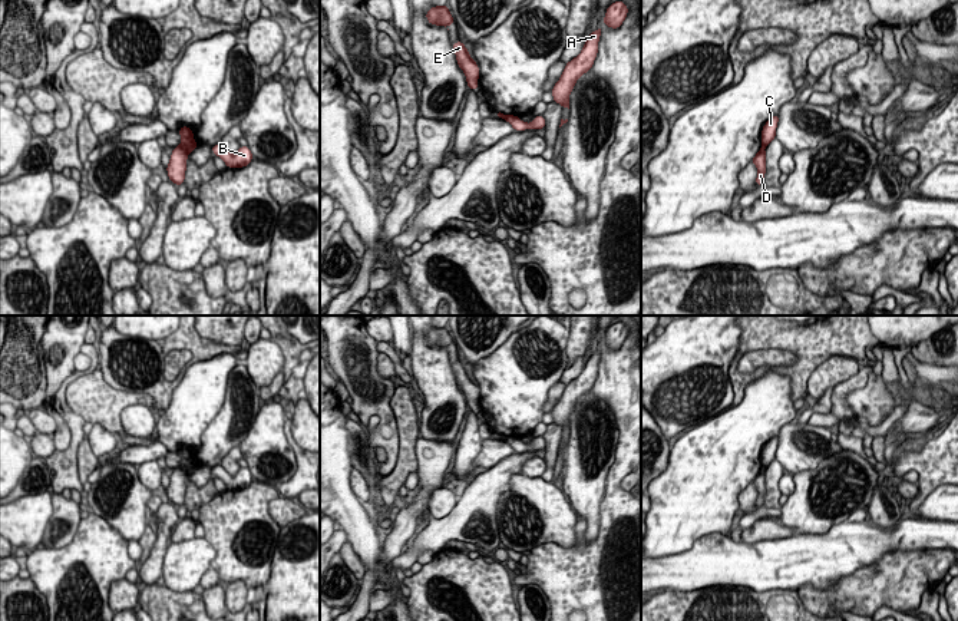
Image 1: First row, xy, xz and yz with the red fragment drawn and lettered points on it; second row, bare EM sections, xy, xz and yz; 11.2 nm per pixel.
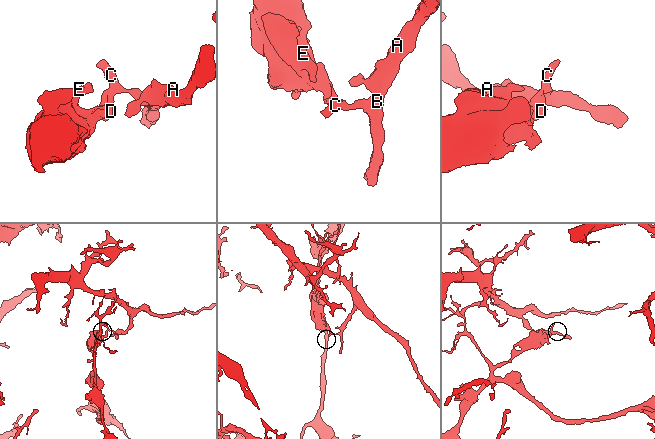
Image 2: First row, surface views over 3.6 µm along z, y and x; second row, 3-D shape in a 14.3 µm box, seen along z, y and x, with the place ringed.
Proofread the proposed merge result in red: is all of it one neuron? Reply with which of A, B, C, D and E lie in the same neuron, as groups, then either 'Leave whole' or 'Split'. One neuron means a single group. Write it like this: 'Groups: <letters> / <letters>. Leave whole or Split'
Groups: A B C / D E. Split

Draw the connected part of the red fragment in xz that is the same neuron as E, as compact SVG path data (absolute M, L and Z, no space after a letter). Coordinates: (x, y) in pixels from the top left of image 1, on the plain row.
M463 363L453 364L453 373L456 376L456 383L459 389L463 392L468 403L468 409L472 412L478 412L478 400L479 400L479 387L470 379L468 370L465 369Z

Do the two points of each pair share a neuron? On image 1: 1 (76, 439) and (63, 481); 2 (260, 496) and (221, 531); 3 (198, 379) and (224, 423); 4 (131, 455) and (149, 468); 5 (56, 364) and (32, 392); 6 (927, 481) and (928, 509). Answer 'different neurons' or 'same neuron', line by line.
1: same neuron
2: same neuron
3: different neurons
4: different neurons
5: different neurons
6: different neurons

